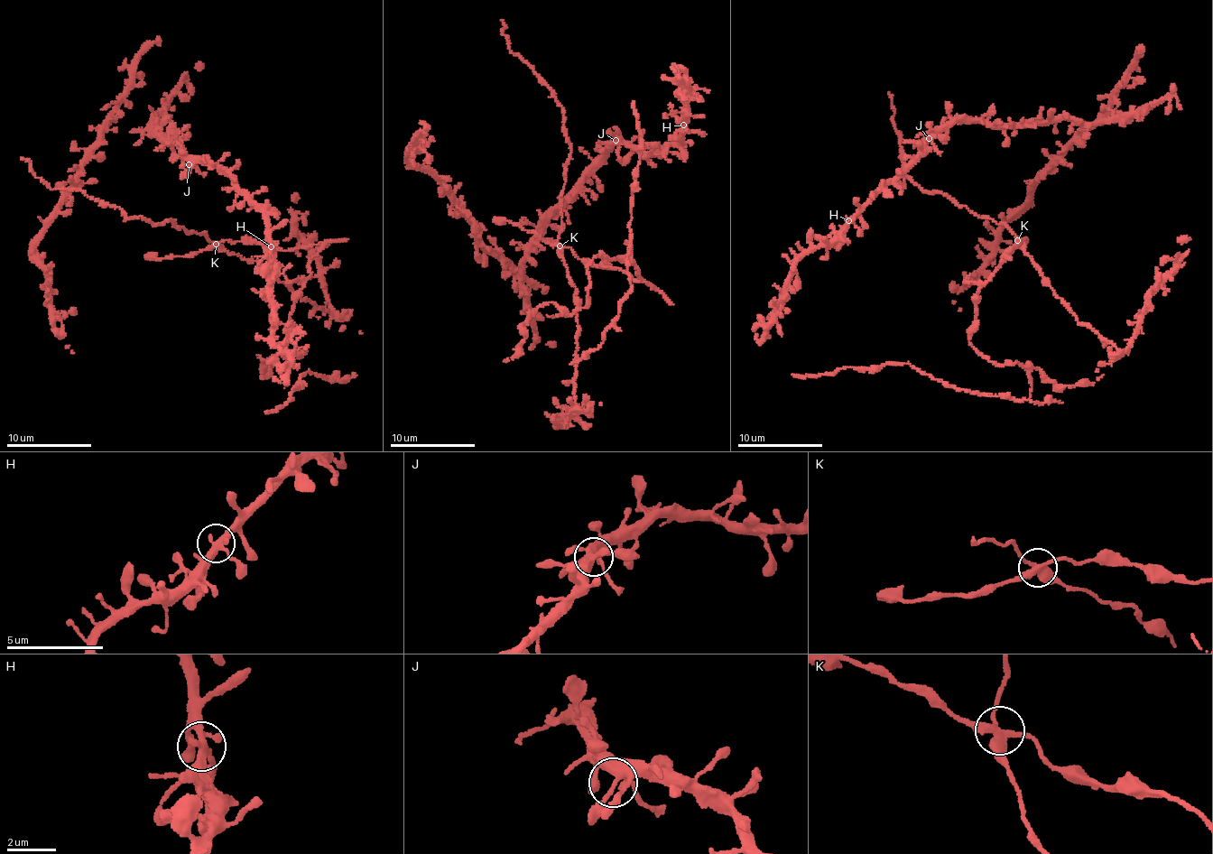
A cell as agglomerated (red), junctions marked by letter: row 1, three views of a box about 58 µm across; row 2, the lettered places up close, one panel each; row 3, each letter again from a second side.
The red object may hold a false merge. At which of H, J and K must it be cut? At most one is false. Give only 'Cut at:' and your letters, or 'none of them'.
Cut at: K

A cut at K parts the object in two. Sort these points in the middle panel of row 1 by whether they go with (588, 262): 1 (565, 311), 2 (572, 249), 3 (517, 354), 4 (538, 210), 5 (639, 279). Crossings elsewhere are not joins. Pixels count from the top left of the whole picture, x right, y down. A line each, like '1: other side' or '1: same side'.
1: same side
2: same side
3: same side
4: other side
5: same side

